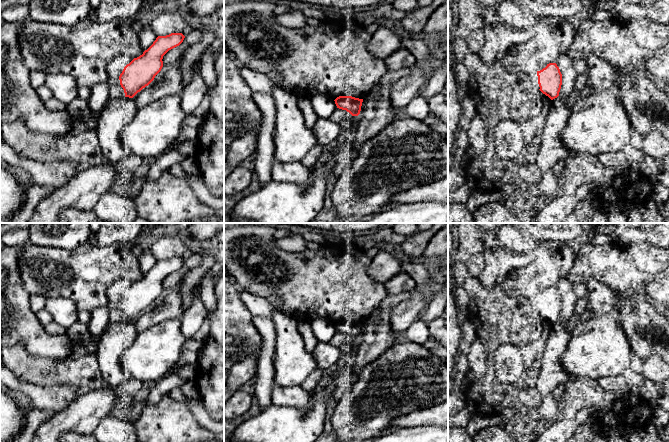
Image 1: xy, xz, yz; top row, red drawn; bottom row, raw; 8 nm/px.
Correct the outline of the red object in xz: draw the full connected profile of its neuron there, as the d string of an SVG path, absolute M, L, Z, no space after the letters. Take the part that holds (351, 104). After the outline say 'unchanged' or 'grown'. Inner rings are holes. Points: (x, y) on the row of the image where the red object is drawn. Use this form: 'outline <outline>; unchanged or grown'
outline M339 96L334 101L337 108L346 110L352 116L358 116L360 114L363 99L352 96Z; unchanged

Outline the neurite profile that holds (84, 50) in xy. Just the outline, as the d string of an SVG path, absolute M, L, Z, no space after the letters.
M27 16L24 18L23 26L20 29L19 44L24 63L30 71L38 70L46 75L67 73L75 78L79 87L86 86L89 88L108 80L107 66L115 57L124 55L134 59L144 52L140 46L138 34L132 28L131 19L115 19L98 23L87 18L74 26L65 26L34 21Z

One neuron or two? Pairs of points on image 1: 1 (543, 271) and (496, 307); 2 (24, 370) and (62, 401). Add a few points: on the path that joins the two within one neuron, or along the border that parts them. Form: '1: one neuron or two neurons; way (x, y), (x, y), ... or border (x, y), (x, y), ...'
1: two neurons; border (500, 286), (508, 295), (515, 298)
2: two neurons; border (20, 380), (44, 386), (67, 386)

